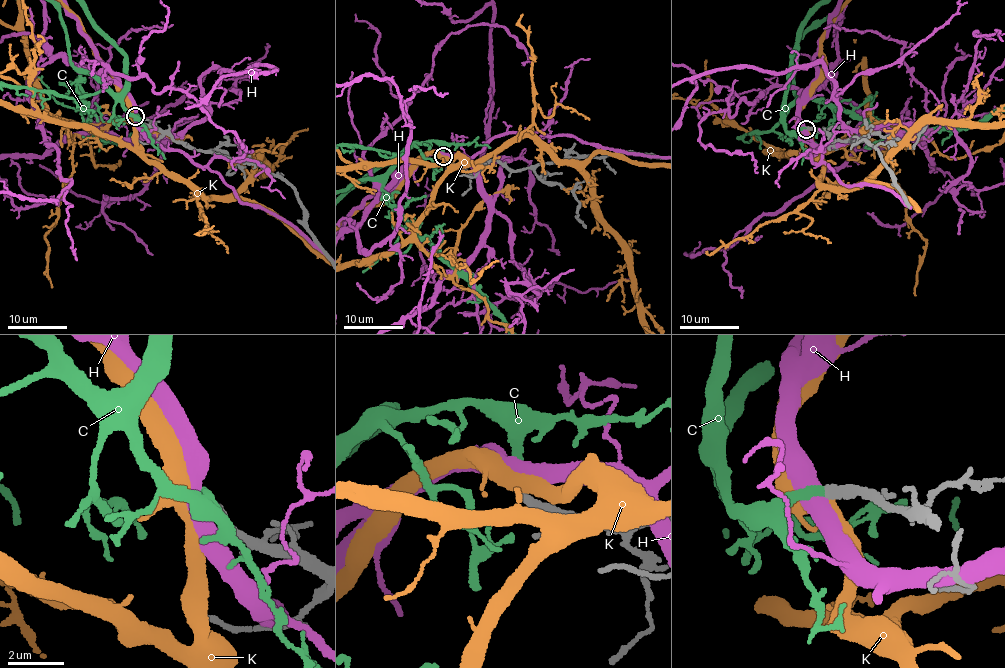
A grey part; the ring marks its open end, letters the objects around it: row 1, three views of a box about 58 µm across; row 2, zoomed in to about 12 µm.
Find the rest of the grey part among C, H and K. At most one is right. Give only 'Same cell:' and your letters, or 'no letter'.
Same cell: C

